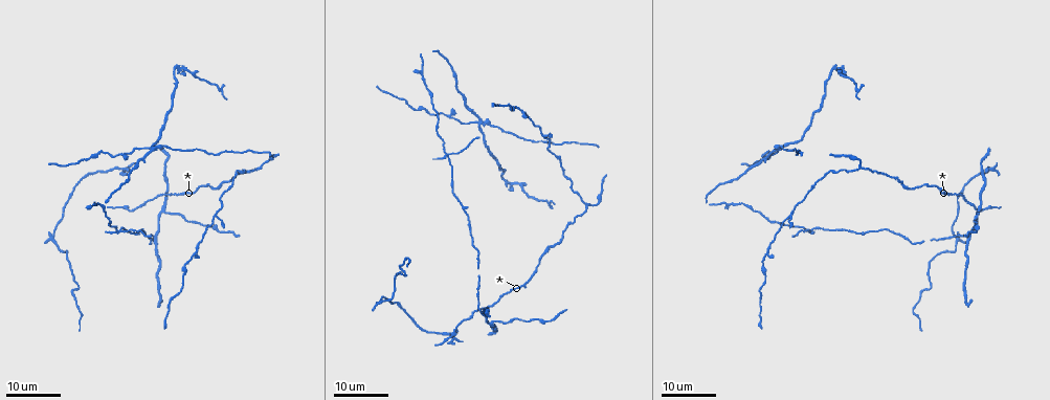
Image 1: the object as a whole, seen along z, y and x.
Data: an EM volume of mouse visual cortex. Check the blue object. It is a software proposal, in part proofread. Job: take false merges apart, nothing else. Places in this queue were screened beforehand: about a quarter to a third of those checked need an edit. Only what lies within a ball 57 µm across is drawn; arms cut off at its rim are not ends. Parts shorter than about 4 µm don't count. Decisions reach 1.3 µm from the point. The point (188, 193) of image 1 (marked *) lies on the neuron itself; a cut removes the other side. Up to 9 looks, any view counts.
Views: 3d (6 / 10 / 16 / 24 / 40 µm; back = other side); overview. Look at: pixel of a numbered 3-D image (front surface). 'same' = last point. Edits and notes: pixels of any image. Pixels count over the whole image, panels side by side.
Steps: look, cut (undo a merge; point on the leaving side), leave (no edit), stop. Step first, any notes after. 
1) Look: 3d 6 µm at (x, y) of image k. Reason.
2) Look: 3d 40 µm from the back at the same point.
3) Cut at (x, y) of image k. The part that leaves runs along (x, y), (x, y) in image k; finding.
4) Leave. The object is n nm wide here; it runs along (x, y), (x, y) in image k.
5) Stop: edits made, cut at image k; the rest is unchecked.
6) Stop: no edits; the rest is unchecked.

Look: 3d 16 µm at (153, 235) of image 1. Branch point.

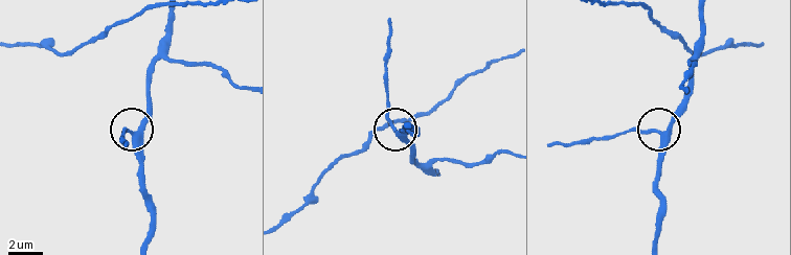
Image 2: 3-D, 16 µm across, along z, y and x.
Look: 3d 10 µm at (660, 135) of image 2. Zoom in.

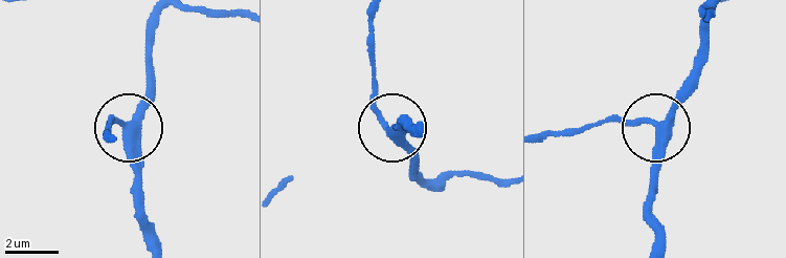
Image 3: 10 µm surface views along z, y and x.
Leave. The object is 290 nm wide here; one neuron here.

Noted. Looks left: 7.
Look: 3d 24 µm at (159, 211) of image 1. Side arm on a straight run.

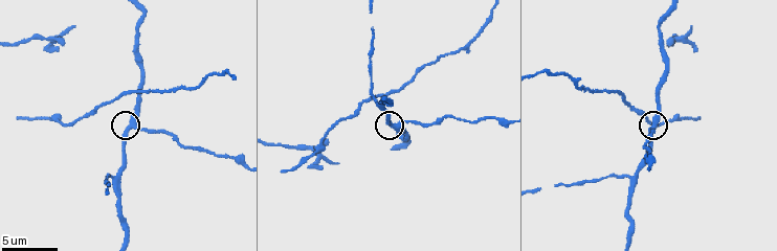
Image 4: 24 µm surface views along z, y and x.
Look: 3d 10 µm at (126, 129) of image 4.

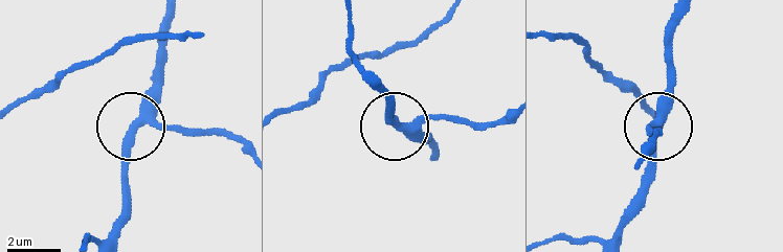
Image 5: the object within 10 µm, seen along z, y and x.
Leave. The side arm is 74 µm long; 3 arms meet here; continuous, no second neuron.

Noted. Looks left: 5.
Look: 3d 24 µm at (476, 121) of image 1. Four or more arms meet.

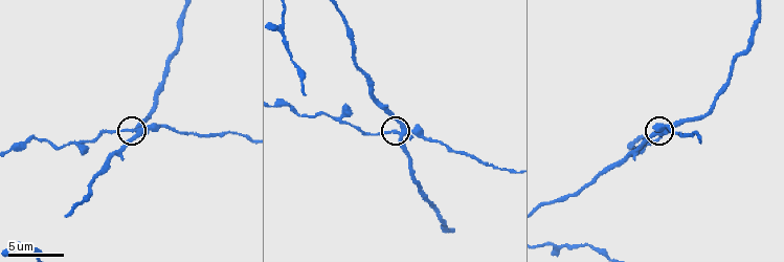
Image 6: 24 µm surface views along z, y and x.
Look: 3d 6 µm at (133, 131) of image 6.

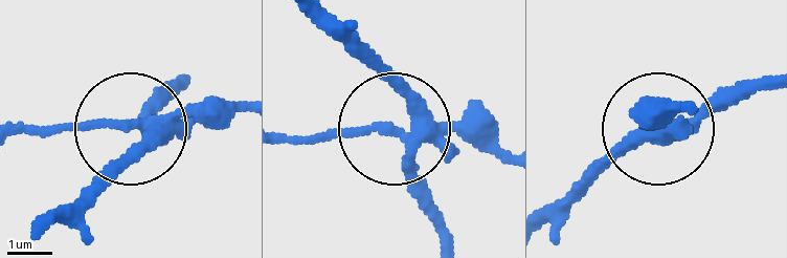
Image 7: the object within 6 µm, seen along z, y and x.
Cut at (150, 104) of image 7. The part that leaves runs along (424, 141), (416, 183), (439, 238) in image 7; a second neuron is stuck on.

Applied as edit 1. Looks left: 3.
Look: overview.

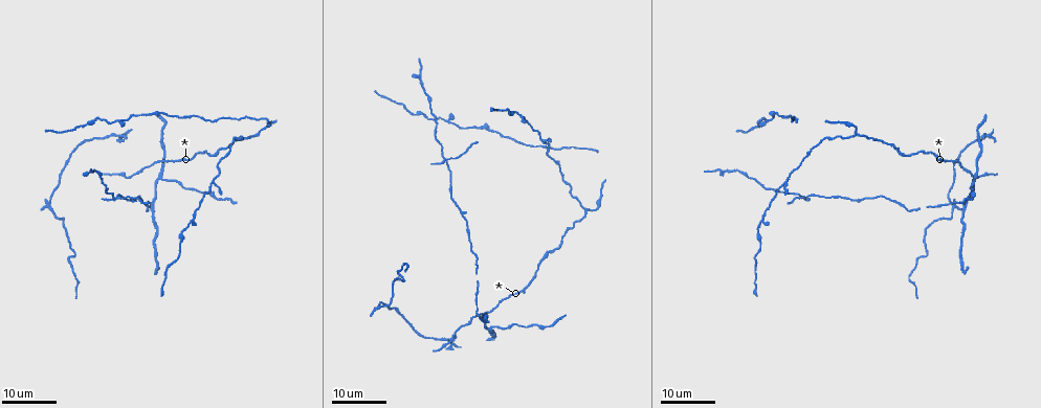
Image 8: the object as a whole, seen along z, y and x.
Look: 3d 24 µm at (117, 199) of image 8. Looks like a crossing.

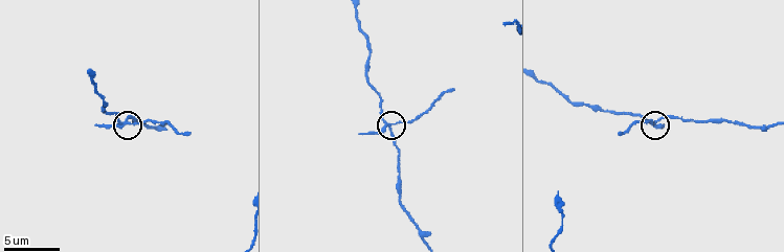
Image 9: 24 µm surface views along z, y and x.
Look: 3d 6 µm at (390, 125) of image 9. Zoom in.

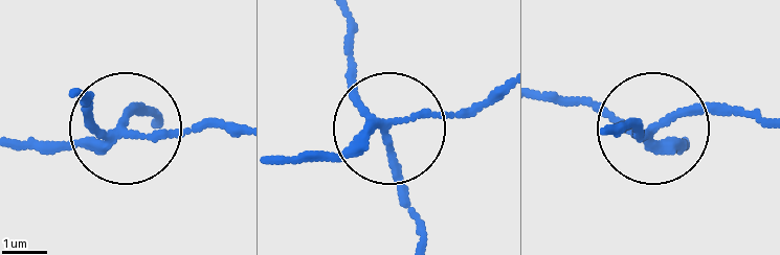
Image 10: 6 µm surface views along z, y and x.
Cut at (187, 131) of image 10. The object is 170 nm wide here; the part that leaves runs along (120, 134), (229, 122) in image 10; a second neuron is stuck on.

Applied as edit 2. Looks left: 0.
Stop: edits made, cut at image 7, cut at image 10; the rest is unchecked.

